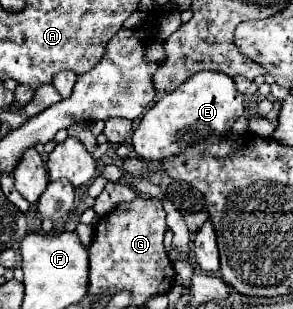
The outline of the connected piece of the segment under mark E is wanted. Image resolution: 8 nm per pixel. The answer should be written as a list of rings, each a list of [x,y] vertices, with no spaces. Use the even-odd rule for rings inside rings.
[[[204,71],[196,77],[190,77],[176,91],[160,95],[154,107],[150,107],[146,115],[136,123],[132,133],[132,145],[142,159],[160,161],[166,155],[184,151],[202,135],[226,135],[232,129],[234,121],[242,115],[244,95],[238,93],[234,79],[226,73]]]

